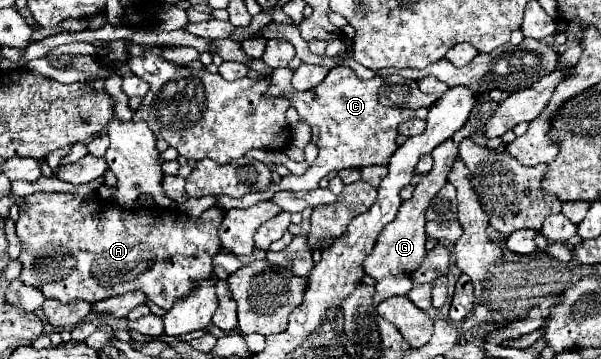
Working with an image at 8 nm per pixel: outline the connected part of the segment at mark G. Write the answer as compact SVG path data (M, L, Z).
M469 119L453 137L449 137L447 141L443 141L439 147L433 149L433 169L419 177L415 183L415 193L409 201L403 201L401 207L399 207L399 213L397 217L393 219L393 223L389 223L385 227L385 231L381 231L381 235L377 237L377 243L373 247L373 251L367 255L365 263L363 263L363 269L369 277L375 279L375 295L373 295L373 307L377 307L381 301L389 299L389 297L395 297L395 295L407 295L411 291L411 279L409 275L413 271L417 271L417 267L421 267L423 259L425 259L425 241L427 241L427 235L425 235L425 211L431 203L431 199L437 195L437 191L447 183L447 175L451 171L451 165L453 161L457 159L457 147L461 143L461 139L469 137L471 133L475 133L485 121L483 119Z

